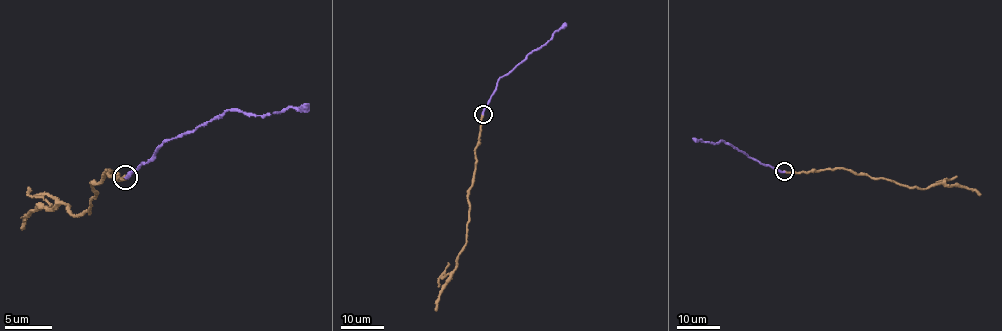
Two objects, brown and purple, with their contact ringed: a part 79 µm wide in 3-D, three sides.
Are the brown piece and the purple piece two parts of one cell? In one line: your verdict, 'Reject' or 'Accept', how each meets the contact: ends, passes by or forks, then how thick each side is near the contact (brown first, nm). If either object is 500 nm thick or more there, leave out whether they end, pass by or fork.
Accept. At the ring brown ends. At the ring purple ends. Thickness 240 nm (brown) against 200 nm

